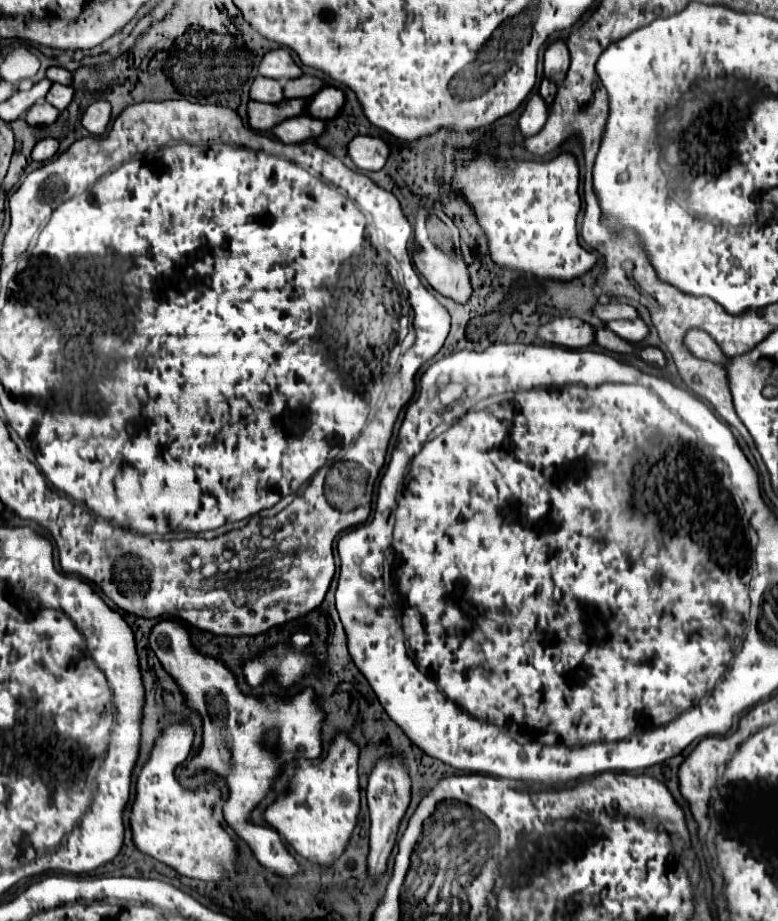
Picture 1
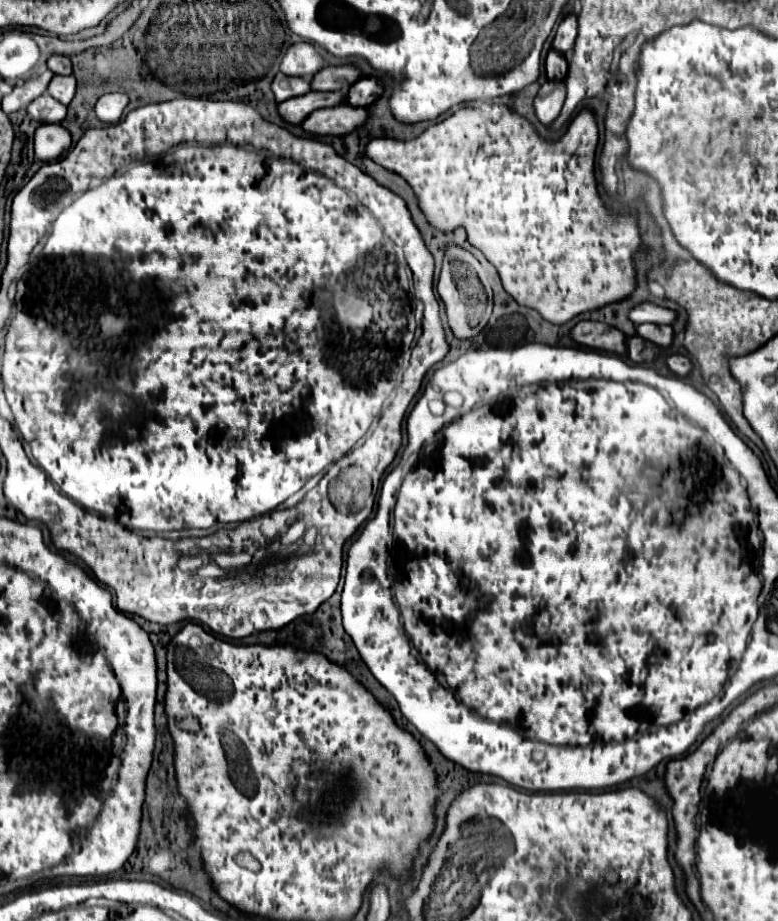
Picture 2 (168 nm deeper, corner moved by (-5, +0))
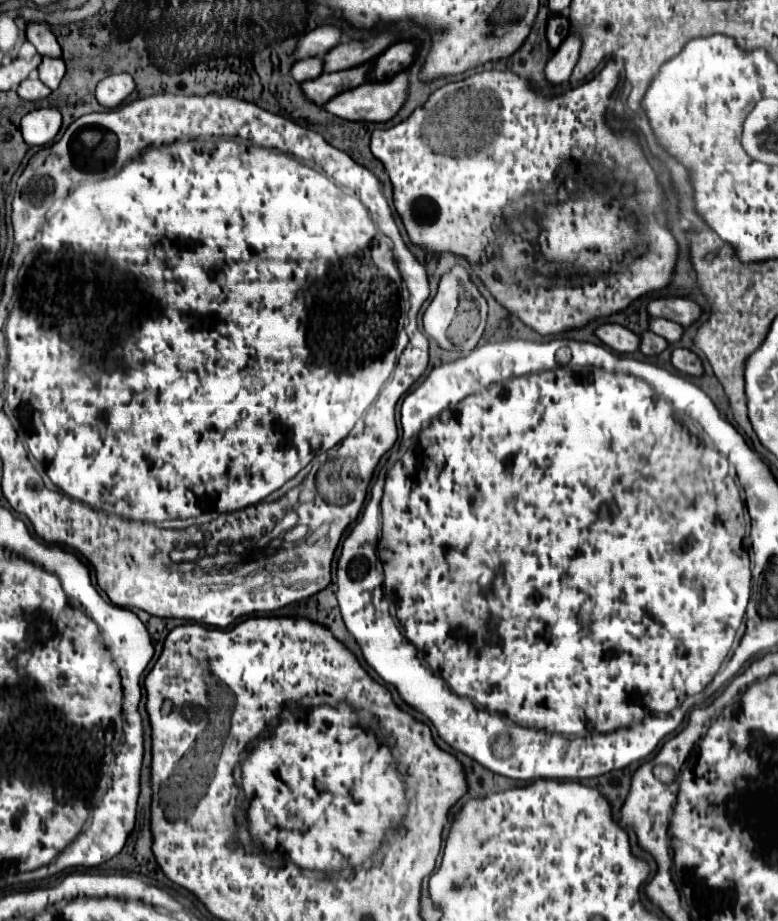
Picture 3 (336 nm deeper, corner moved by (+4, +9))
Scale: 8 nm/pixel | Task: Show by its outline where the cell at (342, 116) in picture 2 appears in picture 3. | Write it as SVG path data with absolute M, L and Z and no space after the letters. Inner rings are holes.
M400 70L386 82L364 82L352 90L346 90L344 94L338 94L328 102L324 108L344 120L354 120L354 122L388 122L398 114L398 110L404 106L408 98L408 72Z

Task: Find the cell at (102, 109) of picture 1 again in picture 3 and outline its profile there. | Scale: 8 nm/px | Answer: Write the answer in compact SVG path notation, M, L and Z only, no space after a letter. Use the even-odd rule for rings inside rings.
M126 72L114 74L114 76L108 76L98 82L96 98L102 106L116 108L118 104L122 104L126 100L126 96L130 96L134 92L134 88L136 88L136 84L130 74L126 74Z

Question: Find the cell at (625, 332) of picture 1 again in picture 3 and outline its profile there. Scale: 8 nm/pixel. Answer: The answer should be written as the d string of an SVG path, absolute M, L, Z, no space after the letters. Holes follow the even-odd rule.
M652 318L652 320L650 320L650 330L656 332L658 336L666 338L670 344L672 344L672 342L678 342L678 340L682 338L682 332L684 332L684 328L682 328L680 324L670 322L670 320L666 320L666 318Z

